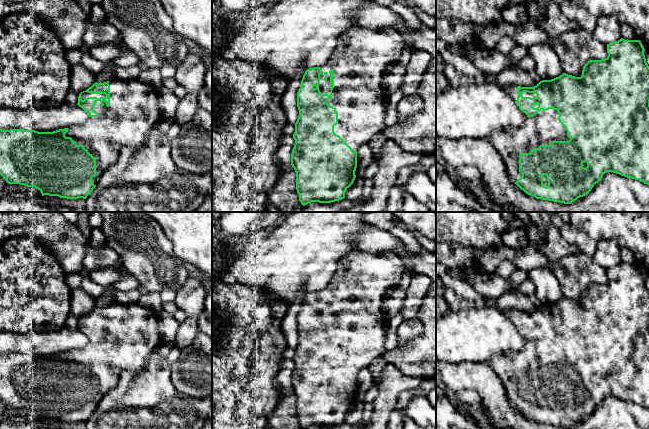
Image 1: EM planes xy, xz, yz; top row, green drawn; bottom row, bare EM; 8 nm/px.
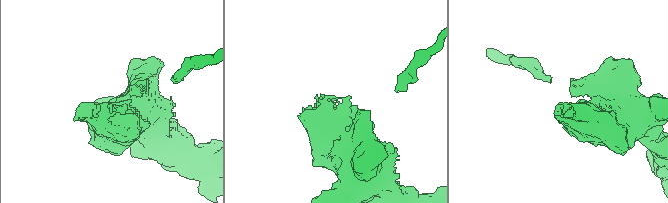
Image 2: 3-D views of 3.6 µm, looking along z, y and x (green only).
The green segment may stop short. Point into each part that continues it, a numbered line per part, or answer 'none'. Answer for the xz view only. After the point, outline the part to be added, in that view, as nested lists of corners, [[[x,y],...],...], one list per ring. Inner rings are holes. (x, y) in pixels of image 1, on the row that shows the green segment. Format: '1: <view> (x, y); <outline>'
1: xz (361, 56); [[[353,27],[337,39],[337,45],[327,62],[320,66],[323,74],[320,75],[319,90],[322,94],[332,95],[327,101],[330,106],[336,108],[338,113],[338,124],[334,126],[335,134],[339,135],[353,151],[364,144],[369,144],[371,139],[383,131],[385,125],[386,96],[382,88],[382,78],[388,65],[399,61],[405,47],[402,35],[398,30],[390,27],[382,29],[368,29]],[[334,70],[334,88],[330,90],[329,71]]]

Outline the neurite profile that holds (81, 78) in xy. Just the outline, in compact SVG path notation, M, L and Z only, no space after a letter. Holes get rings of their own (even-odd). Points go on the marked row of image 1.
M81 63L71 66L71 90L80 94L95 83L96 77Z

